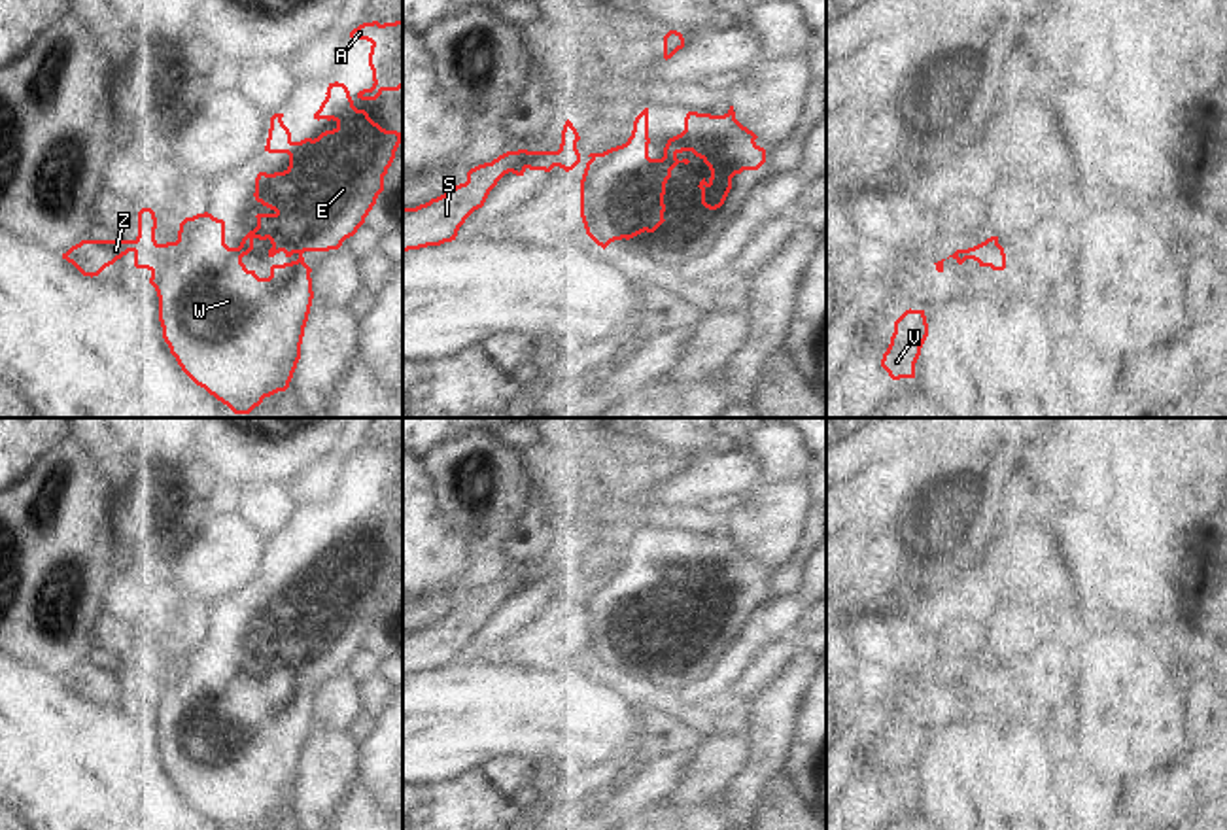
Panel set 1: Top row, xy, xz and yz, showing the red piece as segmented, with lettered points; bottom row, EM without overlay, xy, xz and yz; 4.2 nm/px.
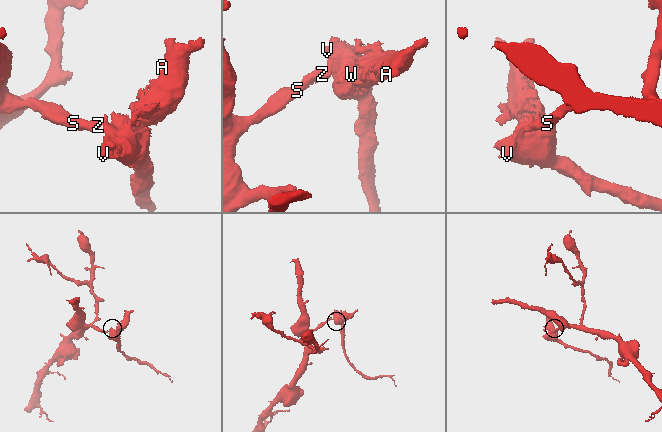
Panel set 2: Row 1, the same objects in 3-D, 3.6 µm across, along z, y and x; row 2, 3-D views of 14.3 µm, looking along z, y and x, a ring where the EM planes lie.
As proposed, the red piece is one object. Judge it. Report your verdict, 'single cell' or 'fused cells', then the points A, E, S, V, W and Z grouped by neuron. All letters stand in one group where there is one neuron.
fused cells | A E V W / S Z

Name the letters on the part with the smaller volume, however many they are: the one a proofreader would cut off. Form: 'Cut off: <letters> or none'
Cut off: A, E, V, W

